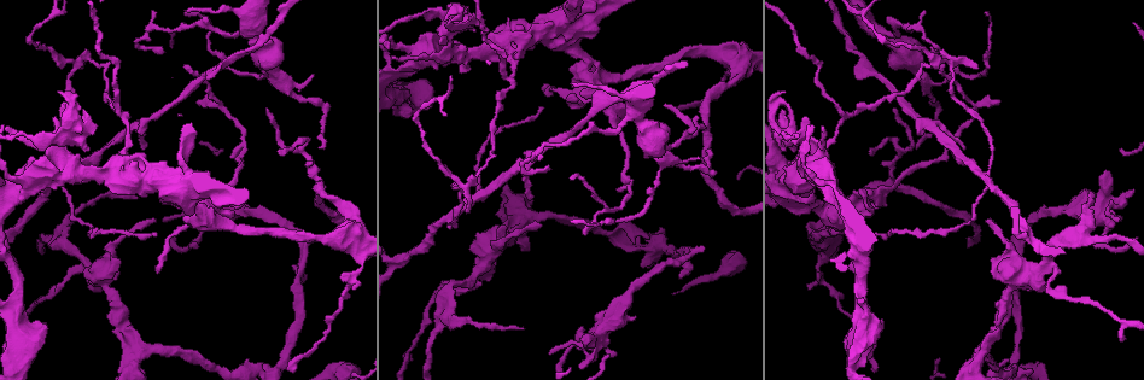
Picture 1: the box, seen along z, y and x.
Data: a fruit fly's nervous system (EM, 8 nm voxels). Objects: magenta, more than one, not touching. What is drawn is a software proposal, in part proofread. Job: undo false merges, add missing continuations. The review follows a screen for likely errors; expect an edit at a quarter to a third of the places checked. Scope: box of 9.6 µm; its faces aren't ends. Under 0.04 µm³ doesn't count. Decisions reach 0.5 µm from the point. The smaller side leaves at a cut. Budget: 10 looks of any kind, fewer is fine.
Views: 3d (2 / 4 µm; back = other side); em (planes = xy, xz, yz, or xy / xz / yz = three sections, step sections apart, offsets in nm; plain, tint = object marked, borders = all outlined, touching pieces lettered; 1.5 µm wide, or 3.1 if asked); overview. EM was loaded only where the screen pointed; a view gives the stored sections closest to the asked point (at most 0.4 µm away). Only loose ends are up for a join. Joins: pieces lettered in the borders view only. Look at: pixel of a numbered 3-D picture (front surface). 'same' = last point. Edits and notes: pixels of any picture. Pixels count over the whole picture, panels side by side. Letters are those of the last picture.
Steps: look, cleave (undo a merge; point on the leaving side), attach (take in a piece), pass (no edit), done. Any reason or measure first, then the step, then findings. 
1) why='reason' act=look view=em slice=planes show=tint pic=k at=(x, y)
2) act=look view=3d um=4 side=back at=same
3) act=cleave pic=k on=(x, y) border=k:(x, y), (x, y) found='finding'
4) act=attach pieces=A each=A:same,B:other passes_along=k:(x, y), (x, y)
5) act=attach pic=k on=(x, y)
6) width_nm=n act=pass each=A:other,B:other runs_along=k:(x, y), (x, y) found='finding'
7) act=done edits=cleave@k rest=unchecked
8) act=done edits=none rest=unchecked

act=look view=em slice=yz step=4 show=borders pic=1 at=(448, 221)

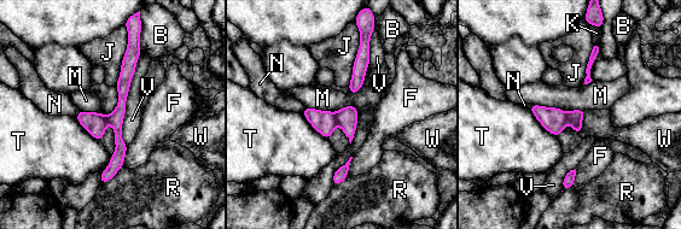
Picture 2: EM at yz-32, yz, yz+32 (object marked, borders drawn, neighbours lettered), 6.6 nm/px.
width_nm=150 act=cleave pic=2 on=(324, 122) each=B:other,F:other,J:other,K:other,M:other,N:other,R:other,T:other,V:other,W:other border=2:(335, 113), (335, 119), (338, 124) found='a second cell is stuck on'

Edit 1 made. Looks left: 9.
why='see it whole again' act=look view=overview

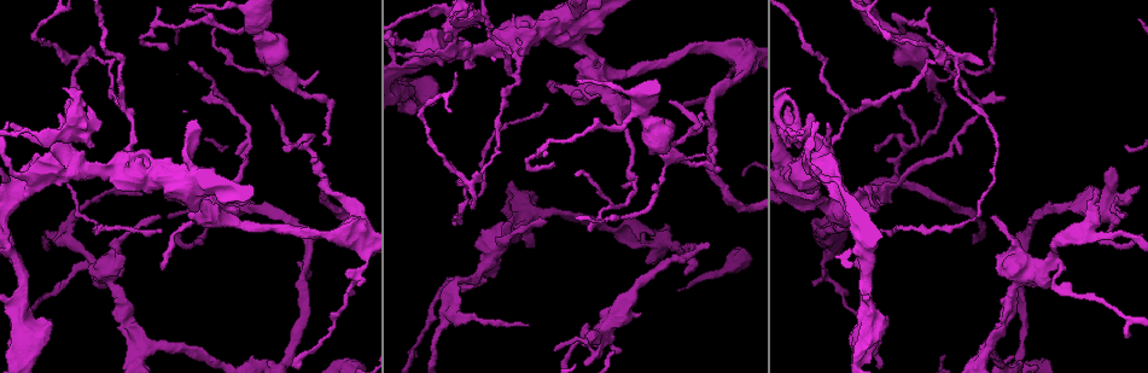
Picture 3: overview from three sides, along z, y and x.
why='branch stops here' act=look view=em slice=planes show=borders pic=3 at=(554, 350)

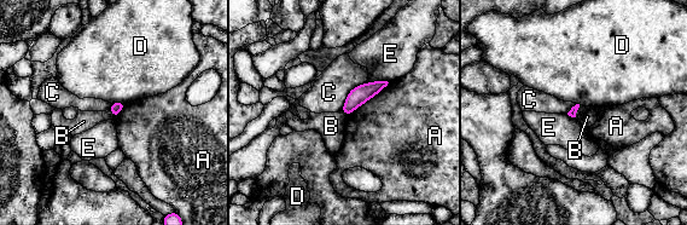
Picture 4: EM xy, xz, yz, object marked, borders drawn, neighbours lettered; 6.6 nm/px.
longest_contact=A:360nm act=pass each=A:other,B:other,C:other,D:other,E:other border=4:(580, 105), (575, 116) found='no lettered piece goes on from it'

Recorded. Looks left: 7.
why='an open end' act=look view=em slice=planes show=borders pic=3 at=(318, 74)

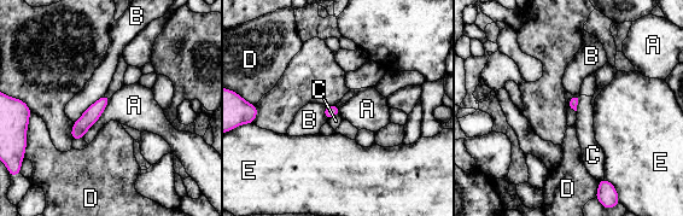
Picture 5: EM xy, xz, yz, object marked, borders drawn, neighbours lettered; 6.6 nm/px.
longest_contact=A:320nm act=pass each=A:other,B:other,C:other,D:other,E:other border=5:(110, 98), (100, 117), (83, 136) found='no lettered piece goes on from it'

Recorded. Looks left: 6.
why='branch stops here' act=look view=em slice=yz step=4 show=borders pic=3 at=(481, 25)

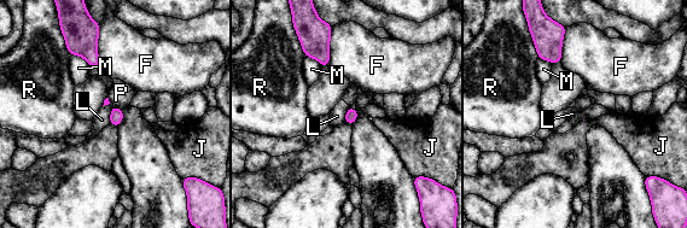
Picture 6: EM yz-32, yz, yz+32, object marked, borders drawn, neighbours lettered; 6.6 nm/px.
act=look view=em slice=planes show=borders at=same

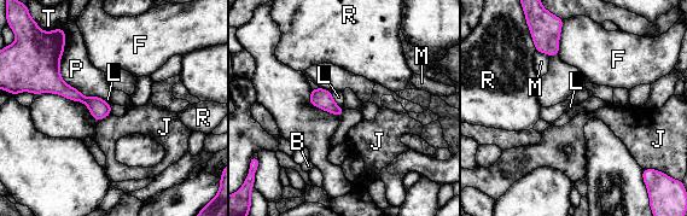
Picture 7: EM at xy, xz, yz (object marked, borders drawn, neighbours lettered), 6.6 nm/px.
act=pass each=B:other,F:other,J:other,L:other,M:other,P:other,R:other,T:other border=7:(330, 92), (333, 100), (342, 108) found='no lettered piece goes on from it'

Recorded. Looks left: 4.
act=done edits=cleave@2 rest=unchecked

